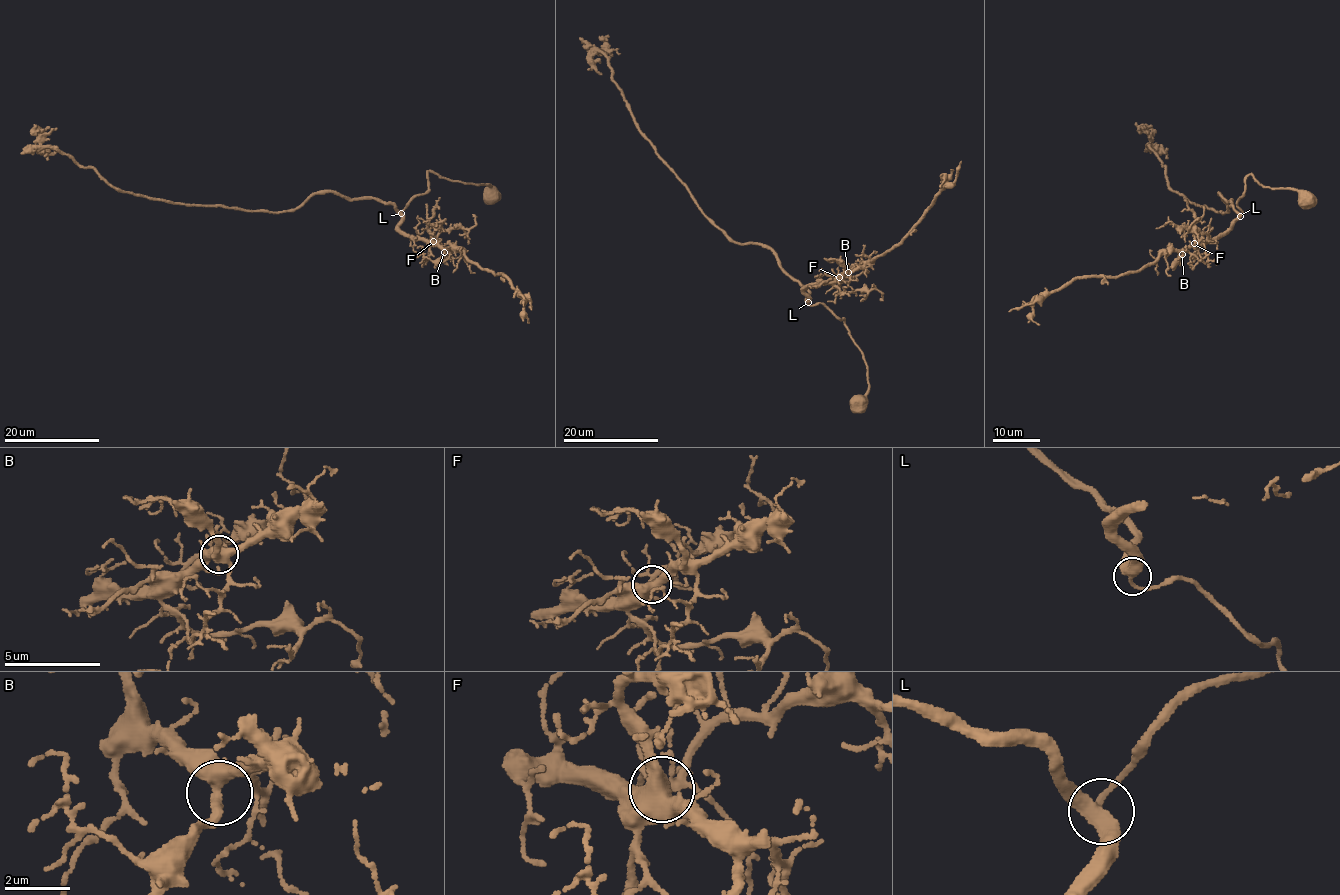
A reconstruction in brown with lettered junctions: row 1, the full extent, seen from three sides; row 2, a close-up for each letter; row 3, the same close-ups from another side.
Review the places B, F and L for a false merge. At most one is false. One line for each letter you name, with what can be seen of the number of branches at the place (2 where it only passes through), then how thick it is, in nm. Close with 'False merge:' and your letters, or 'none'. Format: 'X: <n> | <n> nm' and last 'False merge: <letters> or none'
False merge: none

